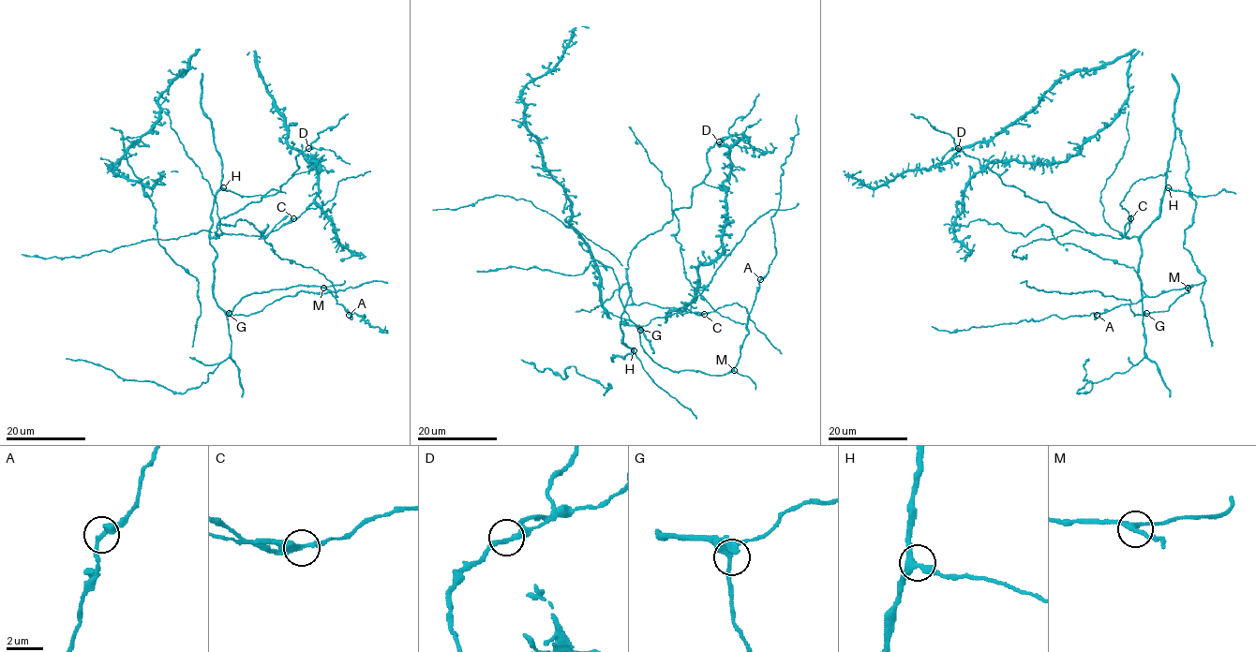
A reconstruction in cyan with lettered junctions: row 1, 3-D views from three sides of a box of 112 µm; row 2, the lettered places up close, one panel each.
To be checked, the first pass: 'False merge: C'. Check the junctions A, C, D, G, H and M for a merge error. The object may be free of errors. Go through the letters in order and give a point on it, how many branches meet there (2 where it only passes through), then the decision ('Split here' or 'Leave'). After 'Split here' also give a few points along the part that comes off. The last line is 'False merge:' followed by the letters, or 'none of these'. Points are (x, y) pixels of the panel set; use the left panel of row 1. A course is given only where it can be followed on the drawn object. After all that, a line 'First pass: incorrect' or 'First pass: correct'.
A: Place: (349, 315). Branches: 3. Leave
C: Place: (293, 218). Branches: 3. Split here. Course of the part to remove: (293, 218), (307, 209), (324, 205), (333, 198), (339, 181), (363, 175), (370, 170)
D: Place: (308, 148). Branches: 3. Leave
G: Place: (229, 313). Branches: 3. Leave
H: Place: (223, 187). Branches: 3. Leave
M: Place: (323, 288). Branches: 3. Leave
False merge: C
First pass: correct

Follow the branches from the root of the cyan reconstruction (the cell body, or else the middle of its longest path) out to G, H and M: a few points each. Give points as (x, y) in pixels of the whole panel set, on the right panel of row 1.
G: (1159, 211), (1140, 237), (1142, 253), (1137, 277), (1141, 280), (1143, 309), (1146, 313)
H: (1159, 211), (1160, 199), (1168, 187)
M: (1159, 211), (1140, 237), (1137, 277), (1143, 309), (1146, 313), (1164, 311), (1188, 288)

